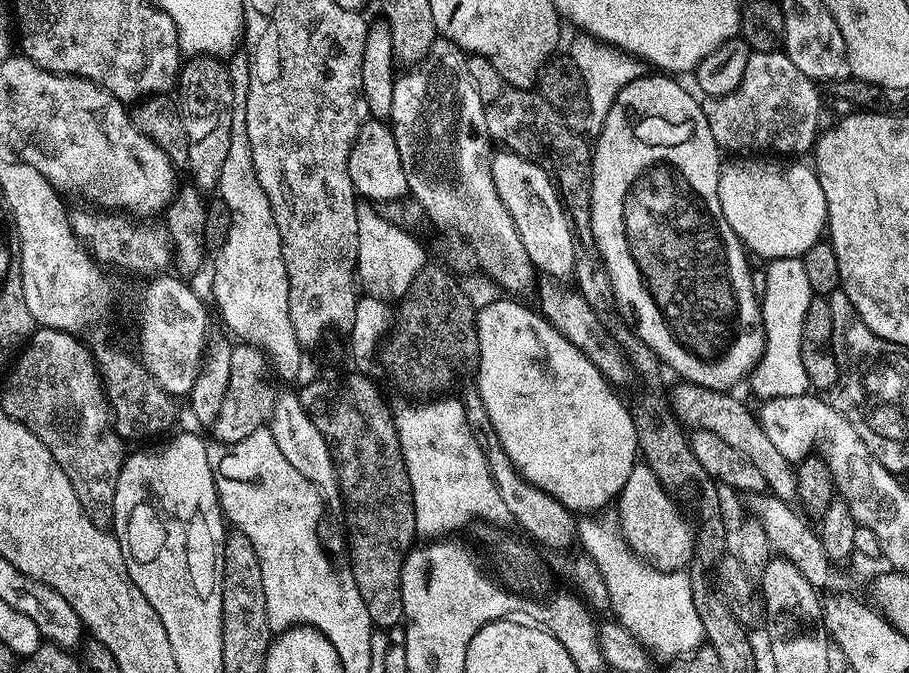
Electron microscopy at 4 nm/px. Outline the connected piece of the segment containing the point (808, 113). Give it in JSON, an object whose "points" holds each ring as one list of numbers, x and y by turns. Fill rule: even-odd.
{"points":[[782,50,774,52,753,52,750,62,746,62,746,74,742,74,742,82,730,94,725,96,713,96,703,101,702,107,706,114,706,122,710,122,710,134,714,134,714,142,725,153,728,154,780,154,776,152,804,152,813,147,818,139,818,129,820,124,820,92,817,81,811,80]]}

